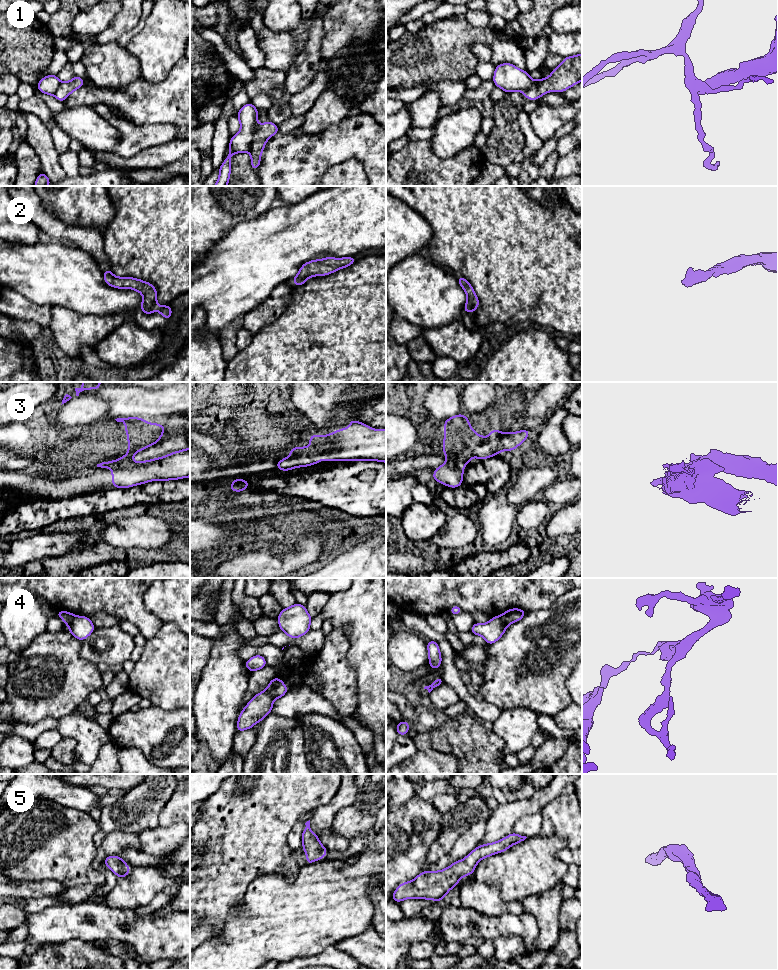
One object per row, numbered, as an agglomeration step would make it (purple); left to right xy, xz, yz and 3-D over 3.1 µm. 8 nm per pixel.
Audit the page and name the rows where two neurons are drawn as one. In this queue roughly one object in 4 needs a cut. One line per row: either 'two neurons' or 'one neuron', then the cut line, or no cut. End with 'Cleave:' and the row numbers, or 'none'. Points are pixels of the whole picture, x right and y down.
1: two neurons; cut xz (259, 125), (256, 128), (248, 151)
2: one neuron; cut none
3: two neurons; cut xy (134, 462), (125, 467), (118, 467), (112, 470)
4: two neurons; cut xy (75, 616), (68, 625)
5: one neuron; cut none
Cleave: 1, 3, 4

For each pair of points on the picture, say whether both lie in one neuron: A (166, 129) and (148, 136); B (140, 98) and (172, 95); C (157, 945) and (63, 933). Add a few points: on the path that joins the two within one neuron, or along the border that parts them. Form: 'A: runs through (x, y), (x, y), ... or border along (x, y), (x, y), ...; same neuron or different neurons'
A: runs through (162, 133), (152, 135); same neuron
B: runs through (148, 98), (164, 98); same neuron
C: runs through (134, 934), (122, 933), (118, 929), (86, 929); same neuron

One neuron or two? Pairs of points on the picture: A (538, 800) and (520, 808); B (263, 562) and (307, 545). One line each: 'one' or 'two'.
A: one
B: one

